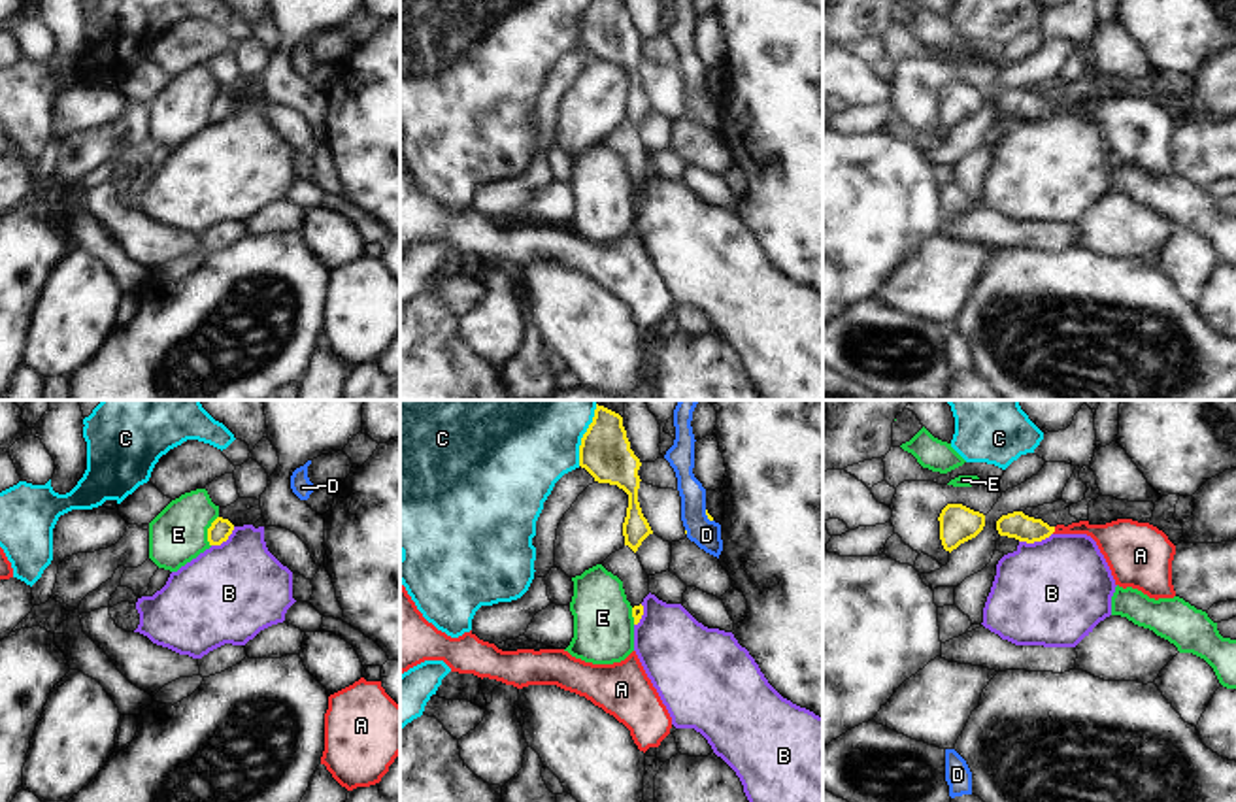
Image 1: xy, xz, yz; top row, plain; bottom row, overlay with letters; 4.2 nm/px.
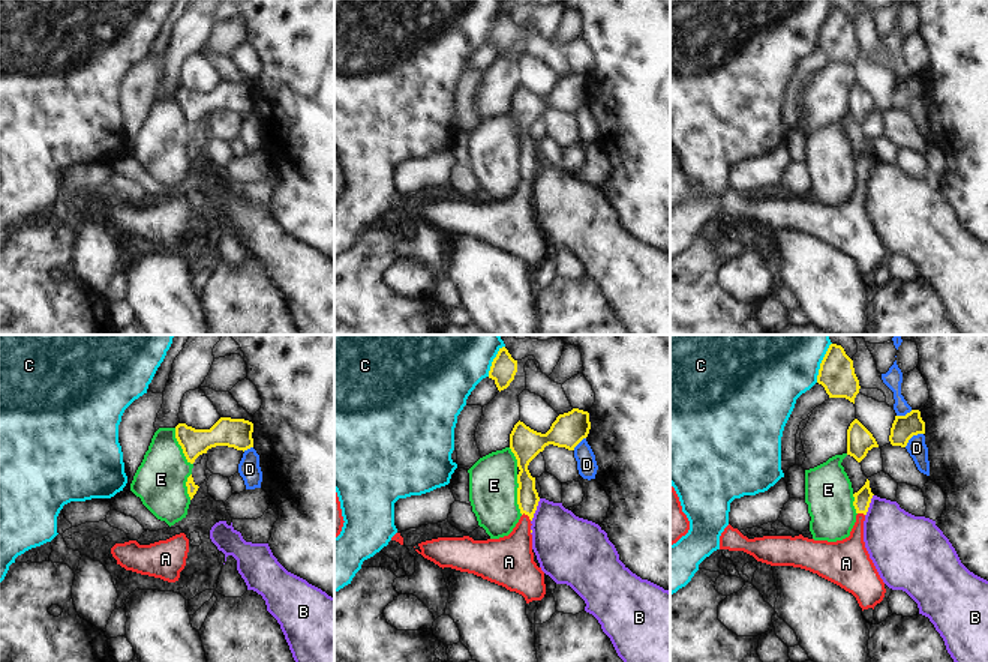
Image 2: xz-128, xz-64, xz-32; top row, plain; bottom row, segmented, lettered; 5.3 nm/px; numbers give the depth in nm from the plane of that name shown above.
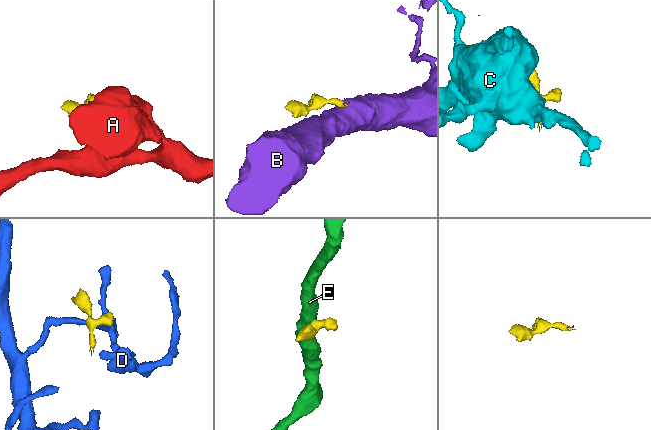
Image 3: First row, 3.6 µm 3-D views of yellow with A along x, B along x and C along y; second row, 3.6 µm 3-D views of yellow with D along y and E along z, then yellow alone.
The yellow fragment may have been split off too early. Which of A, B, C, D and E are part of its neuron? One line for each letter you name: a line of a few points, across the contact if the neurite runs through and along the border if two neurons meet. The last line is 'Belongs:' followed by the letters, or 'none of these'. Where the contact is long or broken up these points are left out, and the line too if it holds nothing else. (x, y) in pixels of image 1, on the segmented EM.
A: Line: yz (1018, 525), (1031, 531), (1053, 531), (1089, 529), (1112, 536)
Belongs: A.

